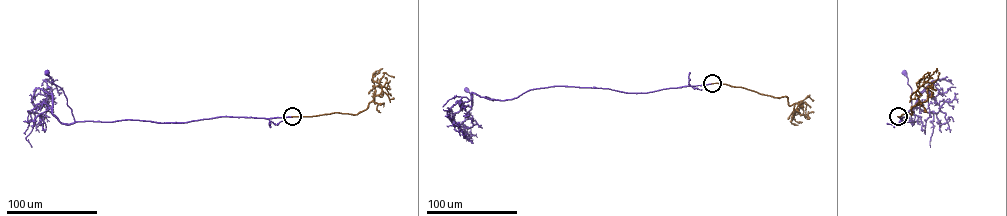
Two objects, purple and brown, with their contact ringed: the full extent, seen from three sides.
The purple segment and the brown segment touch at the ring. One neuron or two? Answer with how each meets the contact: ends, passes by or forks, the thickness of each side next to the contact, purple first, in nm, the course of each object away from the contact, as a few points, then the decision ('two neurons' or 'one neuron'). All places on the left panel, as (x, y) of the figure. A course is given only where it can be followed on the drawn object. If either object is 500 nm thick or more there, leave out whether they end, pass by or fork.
purple ends | brown ends | 320/440 nm | purple via (292, 116), (219, 116), (185, 122), (75, 122), (63, 90), (46, 72) | brown via (292, 116), (333, 112), (357, 114), (365, 110), (381, 92), (381, 86), (373, 80), (372, 74), (382, 68) | one neuron

